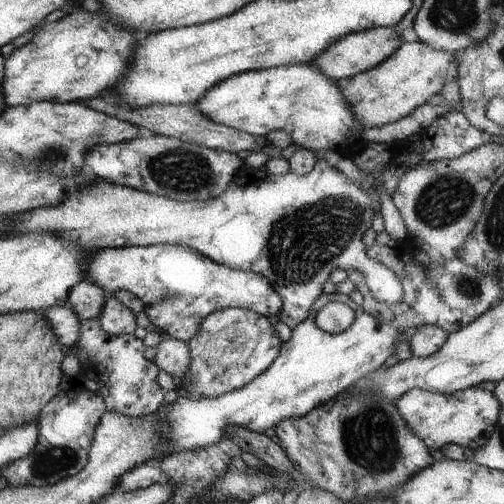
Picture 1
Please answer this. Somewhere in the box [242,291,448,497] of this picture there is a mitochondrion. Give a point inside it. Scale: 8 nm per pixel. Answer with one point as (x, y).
(369, 437)

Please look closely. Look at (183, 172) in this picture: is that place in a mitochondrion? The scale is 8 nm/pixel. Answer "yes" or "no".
yes

